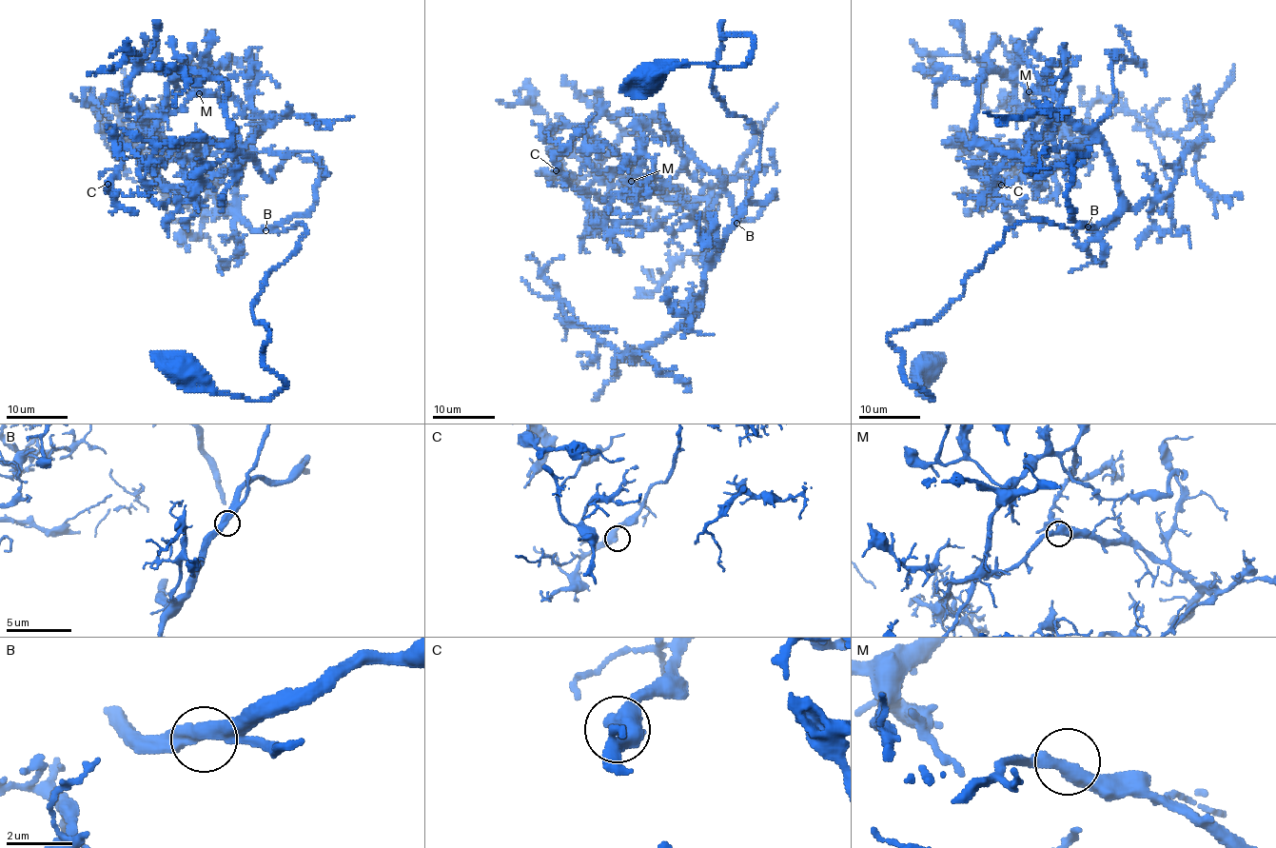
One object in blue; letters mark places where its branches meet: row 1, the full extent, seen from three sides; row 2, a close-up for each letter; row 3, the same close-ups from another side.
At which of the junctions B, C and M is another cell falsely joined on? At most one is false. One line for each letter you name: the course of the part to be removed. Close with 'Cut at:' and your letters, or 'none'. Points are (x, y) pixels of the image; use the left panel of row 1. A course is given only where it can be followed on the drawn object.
Cut at: none

